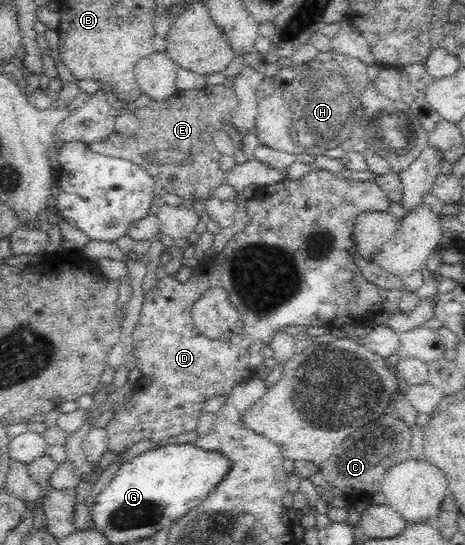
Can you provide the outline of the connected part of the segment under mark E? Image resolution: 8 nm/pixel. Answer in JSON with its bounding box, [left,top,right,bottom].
[88,84,238,204]

